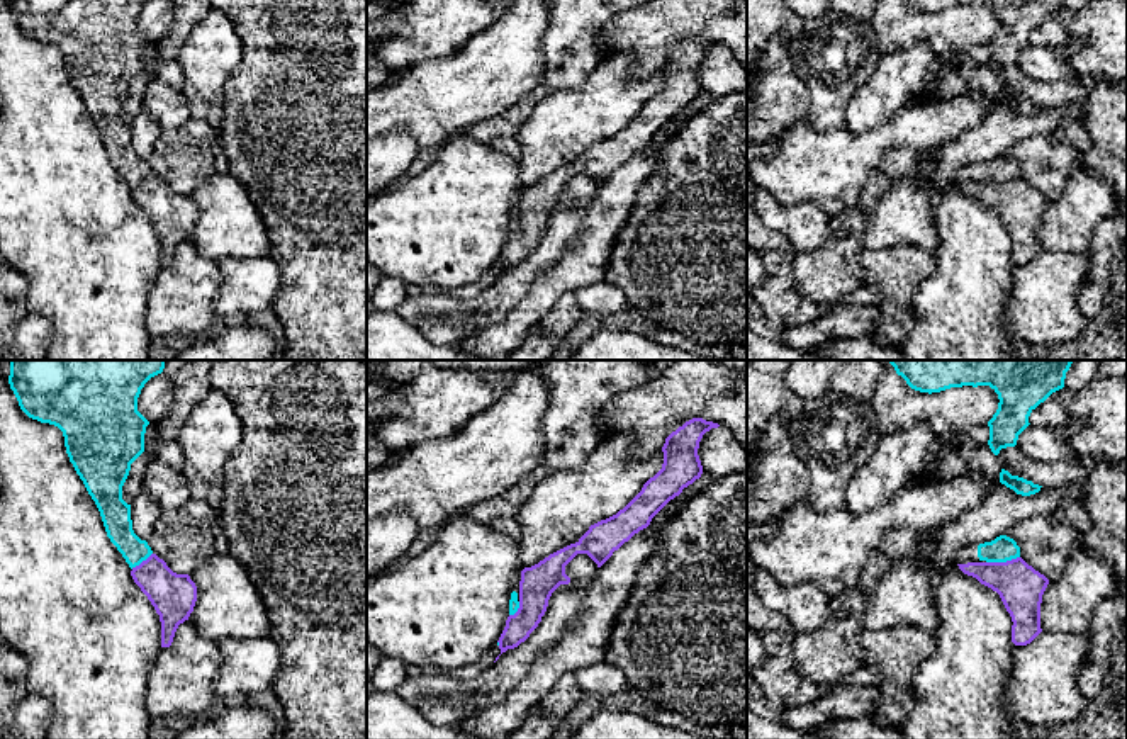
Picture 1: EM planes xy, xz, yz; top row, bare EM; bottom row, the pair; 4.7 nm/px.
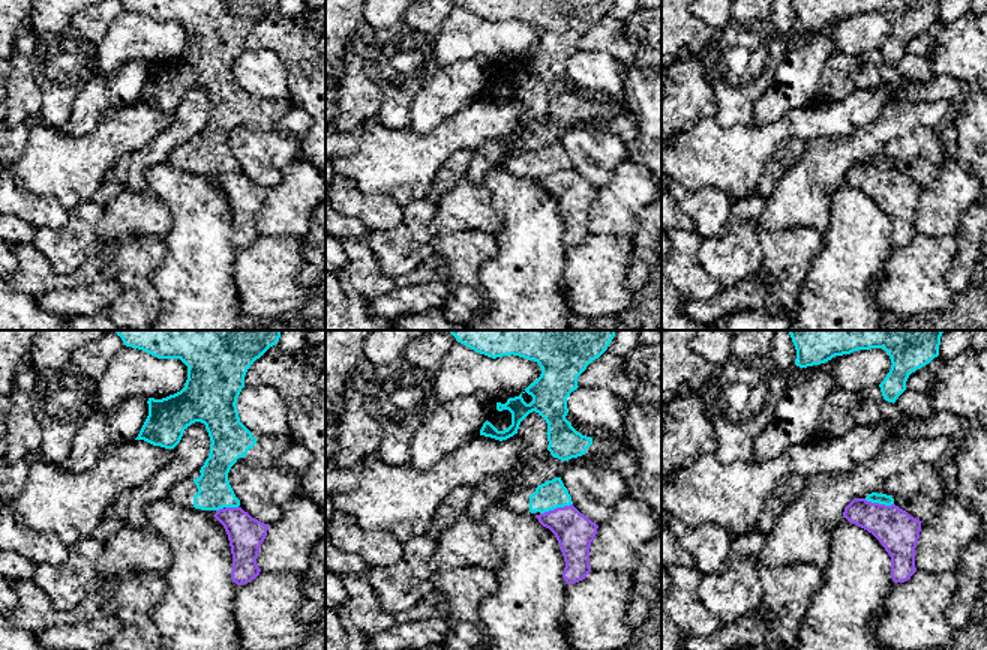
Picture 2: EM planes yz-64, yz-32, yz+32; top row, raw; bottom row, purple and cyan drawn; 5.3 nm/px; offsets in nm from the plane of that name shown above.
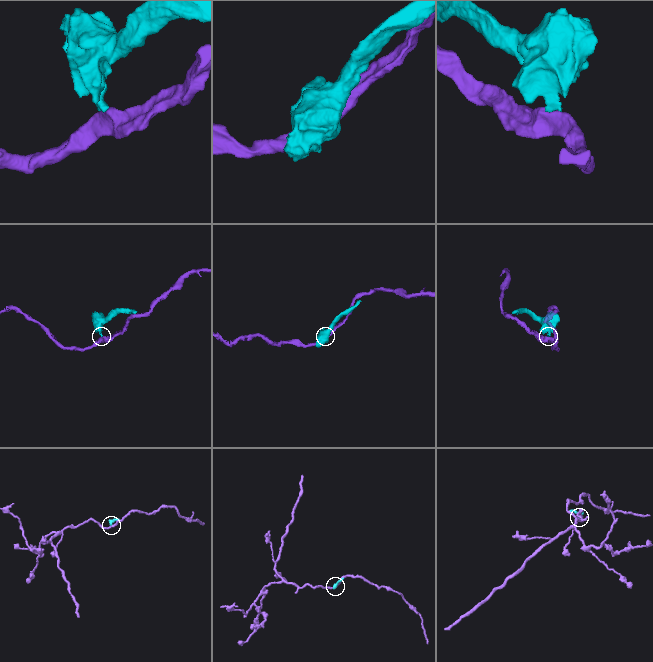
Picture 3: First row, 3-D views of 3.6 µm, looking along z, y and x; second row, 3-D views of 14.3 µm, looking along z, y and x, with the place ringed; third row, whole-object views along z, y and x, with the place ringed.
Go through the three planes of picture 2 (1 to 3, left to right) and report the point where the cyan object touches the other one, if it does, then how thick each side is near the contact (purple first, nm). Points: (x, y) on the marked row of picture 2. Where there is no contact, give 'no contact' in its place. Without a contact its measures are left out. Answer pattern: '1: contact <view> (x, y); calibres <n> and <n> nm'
1: contact yz-64 (231, 508); calibres 190 and 180 nm
2: contact yz-32 (557, 508); calibres 200 and 150 nm
3: contact yz+32 (878, 503); calibres 220 and 60 nm

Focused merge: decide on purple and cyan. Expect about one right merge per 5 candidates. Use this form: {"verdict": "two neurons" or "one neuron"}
{"verdict": "two neurons"}

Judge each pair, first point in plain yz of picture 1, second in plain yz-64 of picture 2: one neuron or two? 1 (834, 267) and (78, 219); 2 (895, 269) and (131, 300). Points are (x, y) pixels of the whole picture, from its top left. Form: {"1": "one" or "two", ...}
{"1": "one", "2": "one"}

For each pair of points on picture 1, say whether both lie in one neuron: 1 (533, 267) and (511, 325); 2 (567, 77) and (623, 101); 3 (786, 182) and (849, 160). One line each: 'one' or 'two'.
1: two
2: two
3: one

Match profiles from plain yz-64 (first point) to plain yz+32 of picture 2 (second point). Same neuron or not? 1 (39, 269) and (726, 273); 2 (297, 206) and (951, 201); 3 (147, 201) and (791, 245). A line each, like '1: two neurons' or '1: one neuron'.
1: two neurons
2: one neuron
3: two neurons

